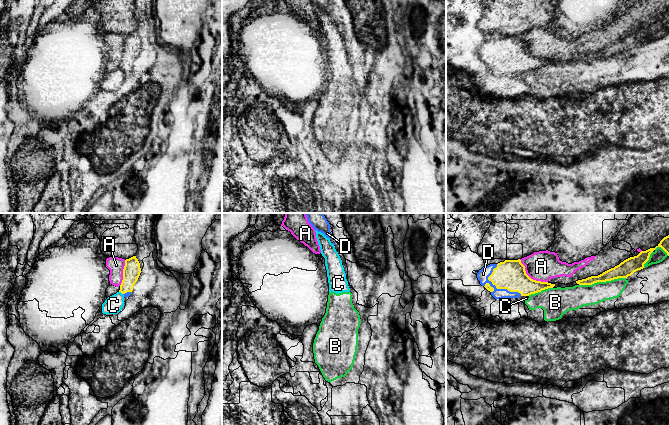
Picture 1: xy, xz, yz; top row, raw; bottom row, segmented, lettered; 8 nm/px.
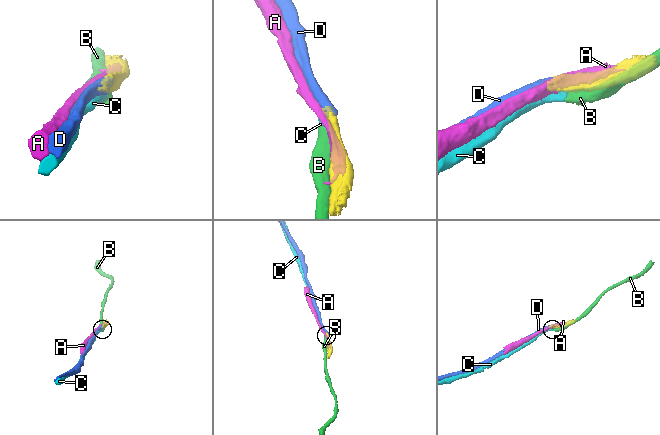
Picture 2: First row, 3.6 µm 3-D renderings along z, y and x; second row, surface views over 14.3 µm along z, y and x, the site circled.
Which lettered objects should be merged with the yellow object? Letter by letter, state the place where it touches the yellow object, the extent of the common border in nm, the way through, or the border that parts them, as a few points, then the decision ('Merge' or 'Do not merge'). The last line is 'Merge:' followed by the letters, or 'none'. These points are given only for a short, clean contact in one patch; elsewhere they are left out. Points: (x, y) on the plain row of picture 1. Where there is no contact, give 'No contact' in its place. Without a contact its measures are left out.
A: Touches yellow at yz (529, 53). Shared border 300 nm. Do not merge
B: Touches yellow at yz (602, 57). Shared border 380 nm. Do not merge
C: Touches yellow at xy (121, 68). Shared border 40 nm. Boundary: xy (119, 67), (122, 70). Do not merge
D: Touches yellow at yz (497, 64). Shared border 320 nm. Path across: yz (511, 51), (497, 64), (483, 50). Merge
Merge: D

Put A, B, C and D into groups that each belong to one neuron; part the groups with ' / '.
A / B C / D

